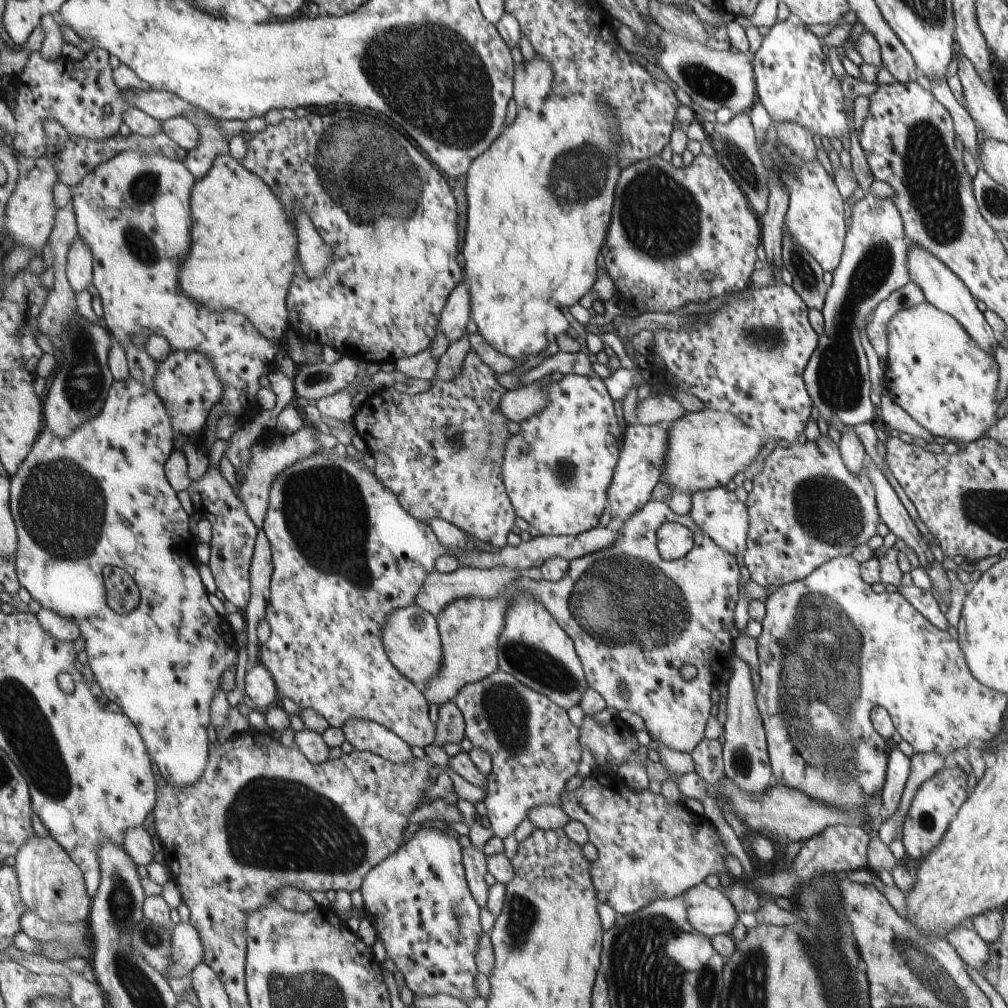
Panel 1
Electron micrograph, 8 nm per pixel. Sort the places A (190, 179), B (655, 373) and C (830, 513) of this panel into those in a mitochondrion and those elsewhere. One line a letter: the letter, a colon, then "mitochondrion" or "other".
A: other
B: other
C: mitochondrion

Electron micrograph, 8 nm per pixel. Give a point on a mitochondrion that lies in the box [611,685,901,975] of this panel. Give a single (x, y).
(741, 759)

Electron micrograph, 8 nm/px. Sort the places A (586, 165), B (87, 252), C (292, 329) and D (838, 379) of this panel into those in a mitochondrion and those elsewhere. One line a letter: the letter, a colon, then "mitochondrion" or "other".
A: mitochondrion
B: other
C: other
D: mitochondrion

